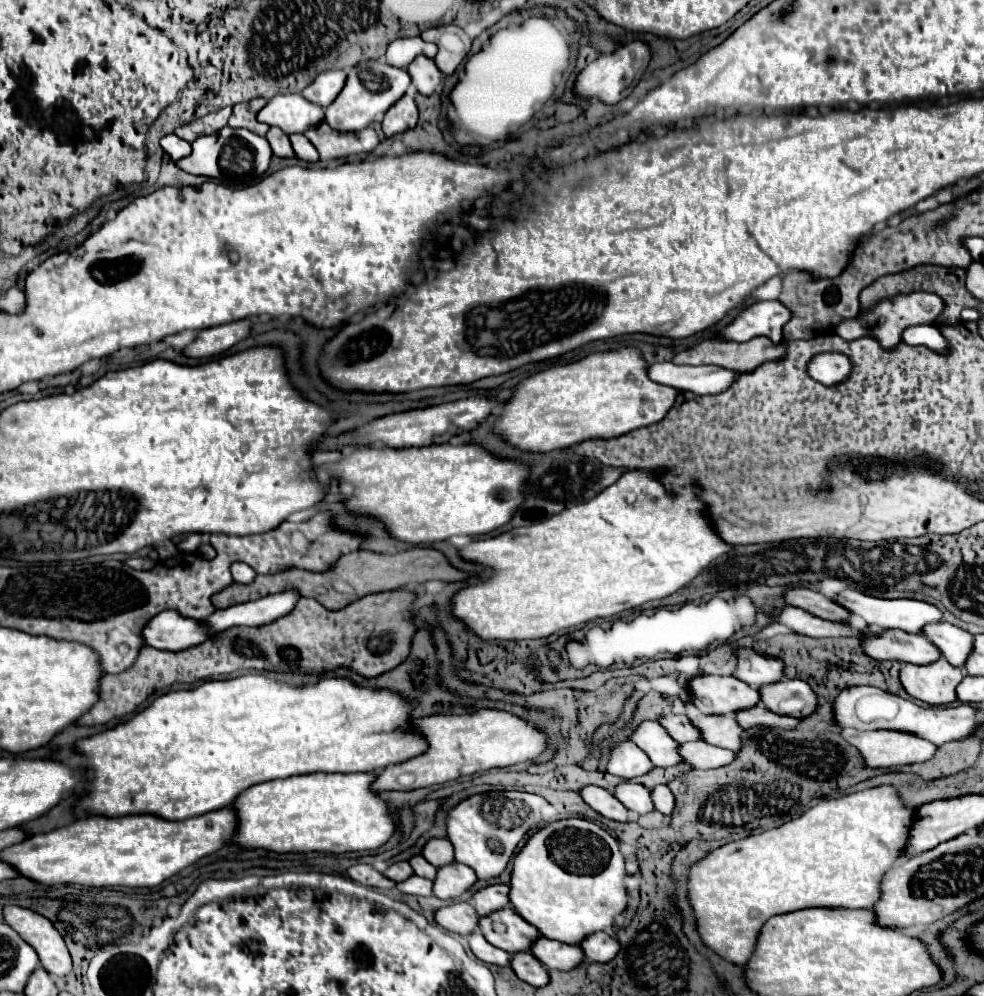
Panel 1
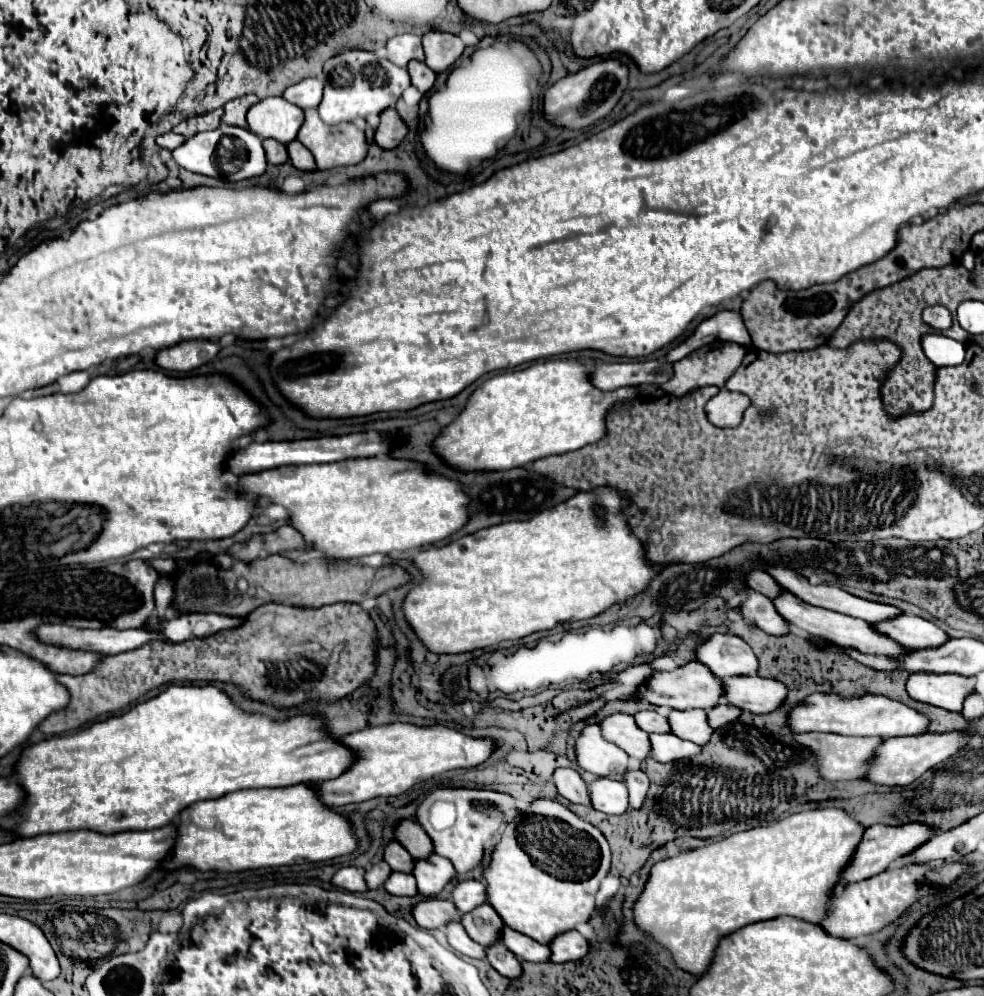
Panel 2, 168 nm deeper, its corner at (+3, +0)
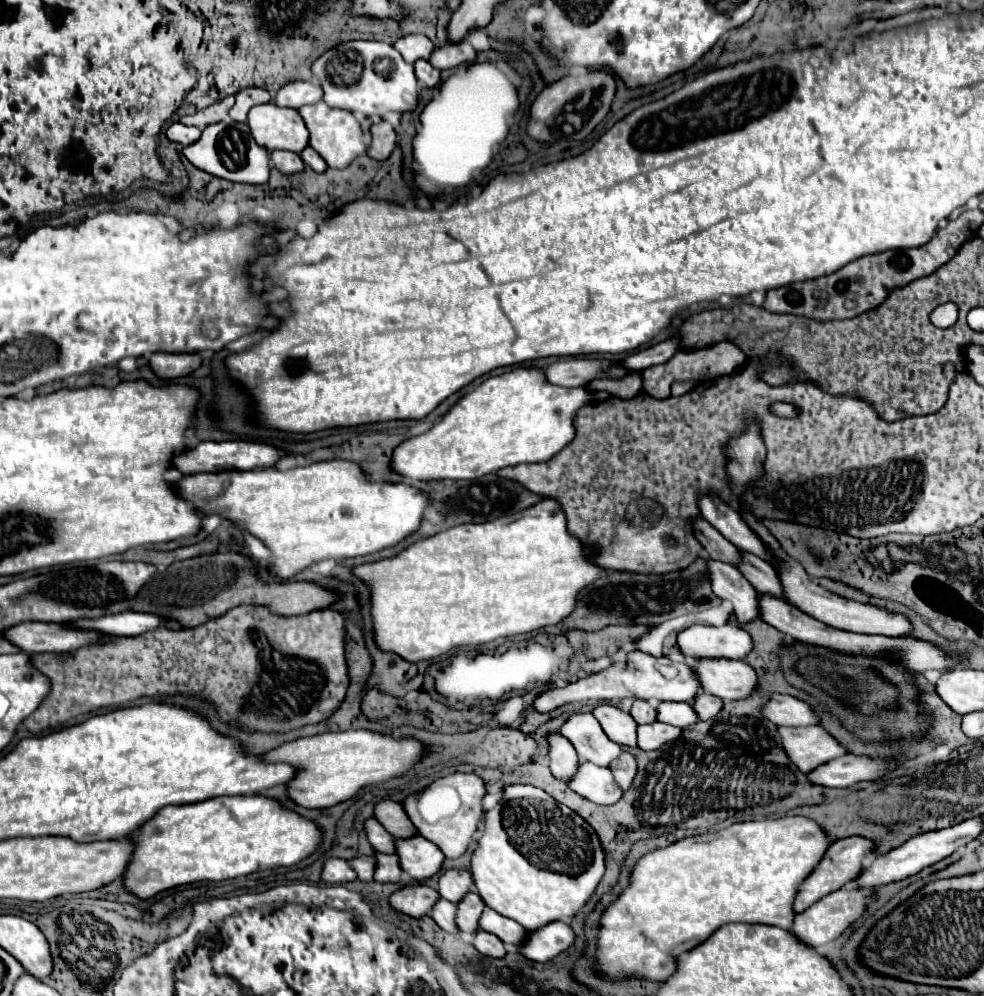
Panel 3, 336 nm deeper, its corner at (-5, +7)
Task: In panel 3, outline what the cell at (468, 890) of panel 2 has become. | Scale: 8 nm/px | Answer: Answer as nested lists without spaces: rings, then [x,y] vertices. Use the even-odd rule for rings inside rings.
[[[449,869],[439,877],[439,895],[451,903],[459,903],[461,897],[471,891],[473,887],[473,879],[469,871],[457,871],[457,869]]]

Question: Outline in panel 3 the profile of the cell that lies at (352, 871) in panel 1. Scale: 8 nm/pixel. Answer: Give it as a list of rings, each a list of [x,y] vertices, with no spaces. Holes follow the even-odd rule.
[[[337,857],[325,859],[323,869],[321,869],[323,883],[347,883],[347,881],[355,881],[355,879],[357,879],[357,875],[347,861],[337,859]]]

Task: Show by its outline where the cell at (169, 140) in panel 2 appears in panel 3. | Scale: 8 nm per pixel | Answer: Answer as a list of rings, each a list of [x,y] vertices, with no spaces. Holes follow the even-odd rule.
[[[173,123],[169,129],[167,129],[167,139],[169,141],[175,141],[175,143],[181,143],[181,145],[191,145],[199,139],[201,131],[197,127],[187,127],[183,123]]]

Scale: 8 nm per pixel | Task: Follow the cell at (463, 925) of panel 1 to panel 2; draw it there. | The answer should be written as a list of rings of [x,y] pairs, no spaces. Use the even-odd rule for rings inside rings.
[[[437,898],[415,904],[413,916],[415,922],[427,930],[433,928],[443,930],[445,924],[449,924],[449,920],[461,920],[461,912],[457,912],[457,906],[451,900],[437,900]]]

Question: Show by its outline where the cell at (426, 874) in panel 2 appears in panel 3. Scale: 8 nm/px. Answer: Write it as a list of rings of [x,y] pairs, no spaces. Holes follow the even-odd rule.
[[[413,835],[407,839],[397,839],[397,857],[399,867],[415,881],[423,881],[433,877],[445,859],[445,855],[421,835]]]

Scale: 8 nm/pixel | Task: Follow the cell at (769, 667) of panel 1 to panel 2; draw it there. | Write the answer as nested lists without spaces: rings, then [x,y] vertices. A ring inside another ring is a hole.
[[[715,634],[697,646],[697,660],[711,668],[721,680],[733,676],[753,676],[759,670],[759,660],[749,644],[739,636]]]

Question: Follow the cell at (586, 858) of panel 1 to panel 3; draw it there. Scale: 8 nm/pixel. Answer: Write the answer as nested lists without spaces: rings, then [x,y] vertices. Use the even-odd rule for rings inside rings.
[[[519,783],[507,785],[507,787],[503,789],[503,797],[507,797],[507,799],[503,799],[501,805],[493,807],[491,811],[485,811],[483,829],[479,831],[477,847],[475,847],[473,855],[471,855],[471,877],[473,877],[473,885],[475,885],[477,893],[479,893],[479,897],[483,899],[483,903],[485,903],[487,907],[491,907],[493,911],[501,913],[503,917],[517,921],[517,923],[523,925],[525,929],[539,929],[539,927],[543,927],[543,925],[547,925],[547,923],[551,923],[551,921],[557,921],[557,919],[561,919],[561,917],[573,917],[573,915],[589,901],[589,897],[593,895],[595,887],[599,885],[599,881],[601,881],[601,877],[603,877],[603,873],[605,873],[605,853],[603,853],[603,849],[601,849],[601,843],[599,843],[595,831],[593,831],[577,813],[573,813],[569,807],[557,803],[551,795],[547,795],[545,791],[541,791],[541,789],[533,787],[533,785],[519,785]]]

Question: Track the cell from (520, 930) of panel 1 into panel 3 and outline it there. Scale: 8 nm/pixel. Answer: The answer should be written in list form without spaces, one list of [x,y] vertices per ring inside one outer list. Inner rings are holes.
[[[467,893],[459,903],[457,903],[457,929],[469,937],[473,931],[477,931],[477,921],[485,909],[485,903],[477,893]]]

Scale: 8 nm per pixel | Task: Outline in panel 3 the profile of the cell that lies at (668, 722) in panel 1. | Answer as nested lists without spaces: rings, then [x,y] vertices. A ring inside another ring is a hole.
[[[637,699],[637,701],[633,703],[629,715],[631,715],[637,723],[653,723],[653,721],[655,721],[655,707],[651,707],[649,701]]]

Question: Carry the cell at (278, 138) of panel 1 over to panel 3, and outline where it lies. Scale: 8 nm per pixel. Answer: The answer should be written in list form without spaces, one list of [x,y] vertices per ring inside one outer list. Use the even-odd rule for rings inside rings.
[[[273,151],[269,155],[269,159],[271,159],[271,167],[275,167],[277,171],[281,171],[285,175],[301,173],[301,169],[305,169],[305,163],[301,161],[301,157],[291,151]]]

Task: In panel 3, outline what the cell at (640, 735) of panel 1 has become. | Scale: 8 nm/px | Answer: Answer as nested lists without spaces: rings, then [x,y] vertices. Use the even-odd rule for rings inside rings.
[[[601,703],[593,709],[593,715],[597,717],[601,727],[605,729],[605,735],[611,741],[619,745],[637,747],[637,723],[633,721],[633,717],[629,717],[629,713],[609,703]]]

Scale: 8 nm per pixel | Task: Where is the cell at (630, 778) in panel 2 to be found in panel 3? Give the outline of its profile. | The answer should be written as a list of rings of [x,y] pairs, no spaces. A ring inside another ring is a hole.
[[[621,753],[621,757],[617,757],[617,761],[613,761],[613,765],[609,765],[609,769],[611,769],[617,785],[621,789],[629,789],[633,783],[633,777],[637,773],[637,761],[631,753]]]

